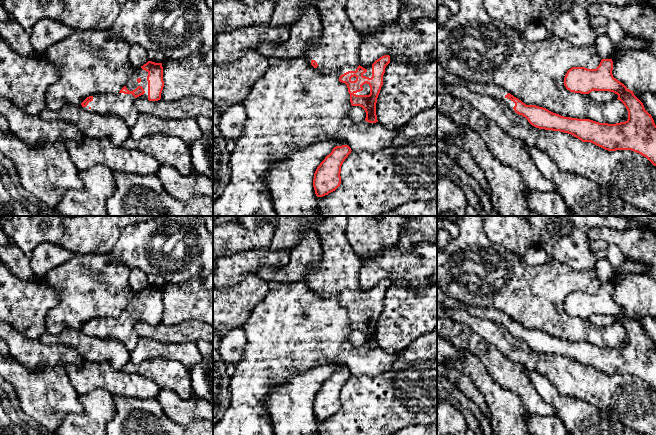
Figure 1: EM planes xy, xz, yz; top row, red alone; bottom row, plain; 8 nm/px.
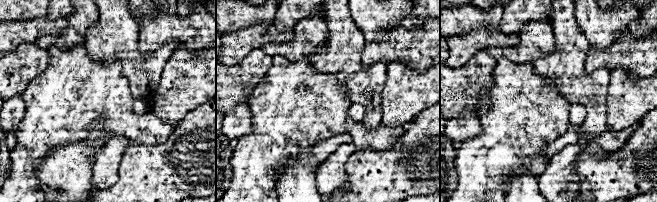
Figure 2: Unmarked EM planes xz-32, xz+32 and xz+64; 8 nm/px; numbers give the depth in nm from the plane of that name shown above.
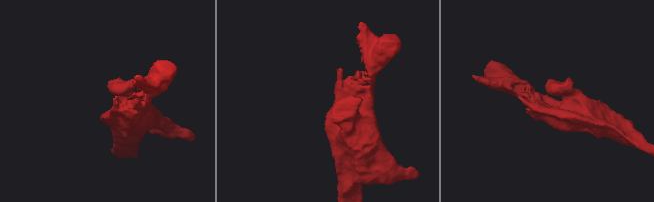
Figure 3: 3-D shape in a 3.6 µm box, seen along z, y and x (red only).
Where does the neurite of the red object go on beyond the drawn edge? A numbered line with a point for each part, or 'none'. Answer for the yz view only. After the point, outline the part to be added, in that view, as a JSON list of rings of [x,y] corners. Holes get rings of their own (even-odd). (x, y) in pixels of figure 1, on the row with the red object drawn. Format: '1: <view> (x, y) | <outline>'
1: yz (444, 78) | [[[437,62],[437,93],[443,95],[449,94],[446,88],[447,85],[463,85],[478,94],[487,95],[496,98],[497,100],[502,100],[509,107],[510,110],[515,112],[513,109],[515,103],[505,97],[508,94],[507,90],[496,85],[485,85],[482,83],[472,83],[469,81],[464,81],[457,76],[445,71]]]

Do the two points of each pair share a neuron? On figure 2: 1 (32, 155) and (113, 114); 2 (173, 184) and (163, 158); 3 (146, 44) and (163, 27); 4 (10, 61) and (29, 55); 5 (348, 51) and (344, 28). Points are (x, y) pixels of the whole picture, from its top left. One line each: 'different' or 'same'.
1: same
2: same
3: same
4: same
5: same

